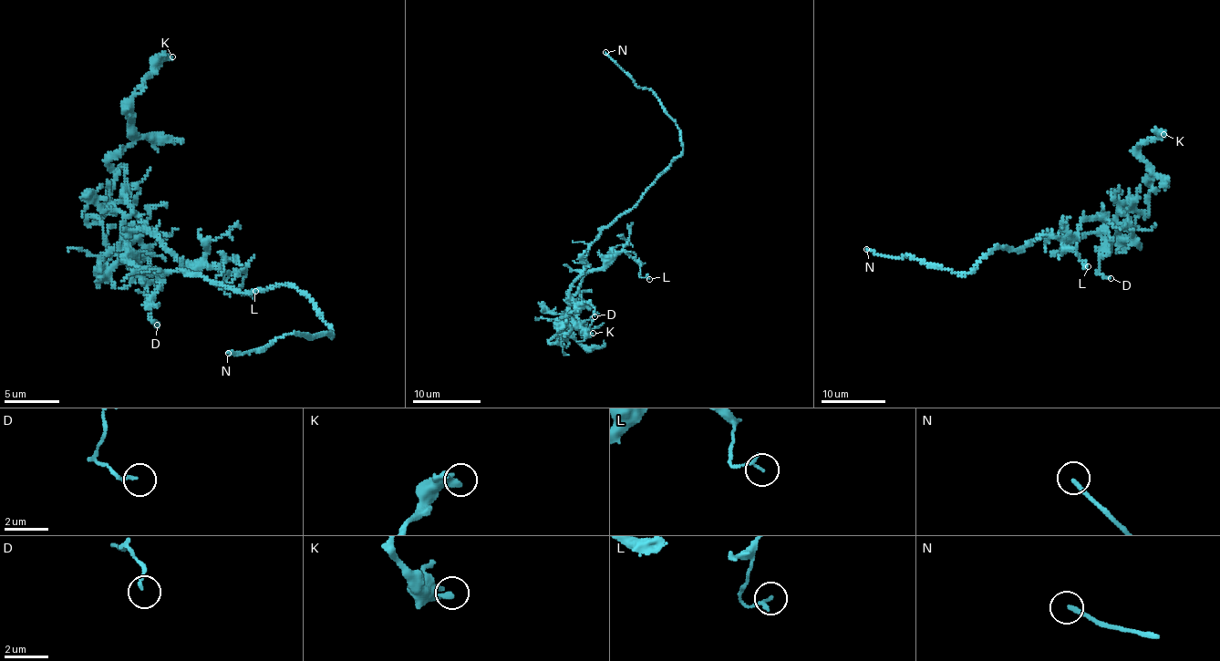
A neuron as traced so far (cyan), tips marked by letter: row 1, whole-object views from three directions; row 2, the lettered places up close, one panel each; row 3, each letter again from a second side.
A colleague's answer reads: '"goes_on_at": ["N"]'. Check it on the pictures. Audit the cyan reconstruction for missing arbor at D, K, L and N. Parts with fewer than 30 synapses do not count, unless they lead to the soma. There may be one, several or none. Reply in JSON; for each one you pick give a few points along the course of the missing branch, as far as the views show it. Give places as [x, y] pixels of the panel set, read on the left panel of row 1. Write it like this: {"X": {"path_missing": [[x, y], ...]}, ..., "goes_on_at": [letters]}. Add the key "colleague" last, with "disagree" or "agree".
{"N": {"path_missing": [[228, 353], [214, 354], [205, 349], [171, 359], [149, 368], [134, 386]]}, "goes_on_at": ["N"], "colleague": "agree"}

